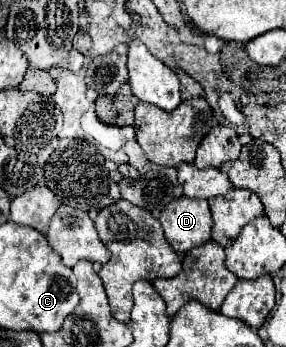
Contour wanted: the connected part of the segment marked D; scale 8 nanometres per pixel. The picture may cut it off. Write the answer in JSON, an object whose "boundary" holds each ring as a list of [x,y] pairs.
{"boundary":[[[177,198],[161,212],[161,224],[165,230],[165,240],[175,252],[189,252],[211,240],[211,212],[205,200]]]}

